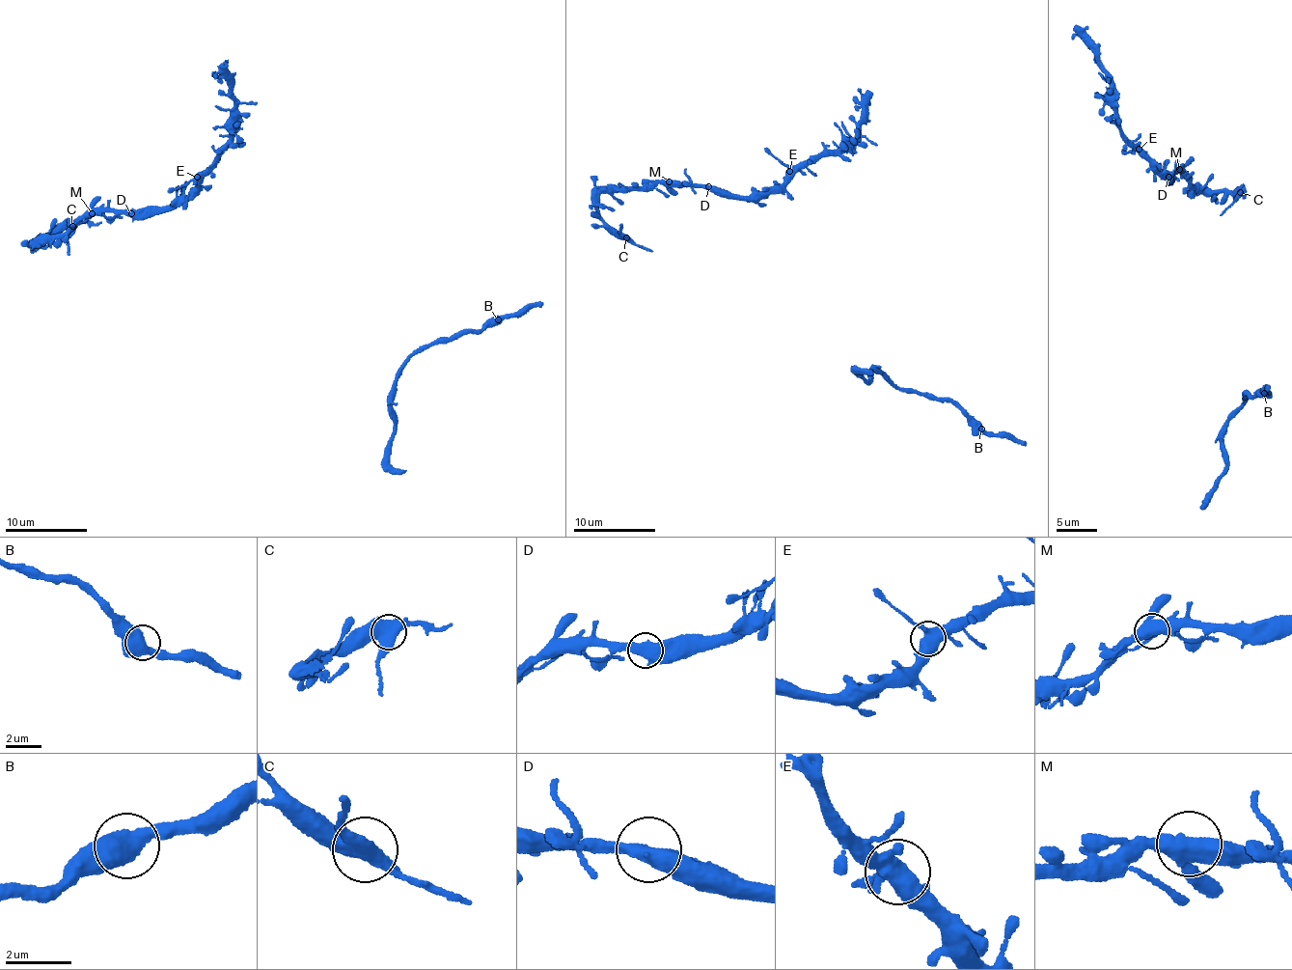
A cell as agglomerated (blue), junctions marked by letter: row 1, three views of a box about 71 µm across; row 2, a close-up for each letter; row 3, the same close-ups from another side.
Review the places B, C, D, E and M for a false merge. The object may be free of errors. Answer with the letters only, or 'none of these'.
C

